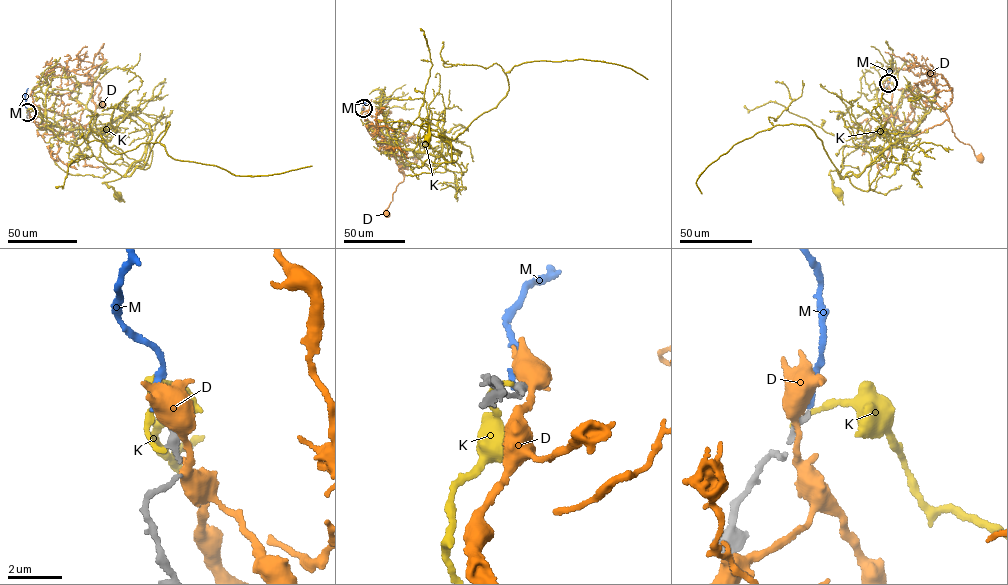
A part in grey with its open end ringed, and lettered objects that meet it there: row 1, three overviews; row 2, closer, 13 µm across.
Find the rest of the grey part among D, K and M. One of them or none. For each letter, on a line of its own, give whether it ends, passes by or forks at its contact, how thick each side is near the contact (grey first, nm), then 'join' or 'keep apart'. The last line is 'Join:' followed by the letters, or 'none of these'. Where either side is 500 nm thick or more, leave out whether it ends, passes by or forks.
D: it passes by | 320/380 nm | keep apart
K: it ends | 320/170 nm | keep apart
M: it ends | 280/220 nm | join
Join: M

